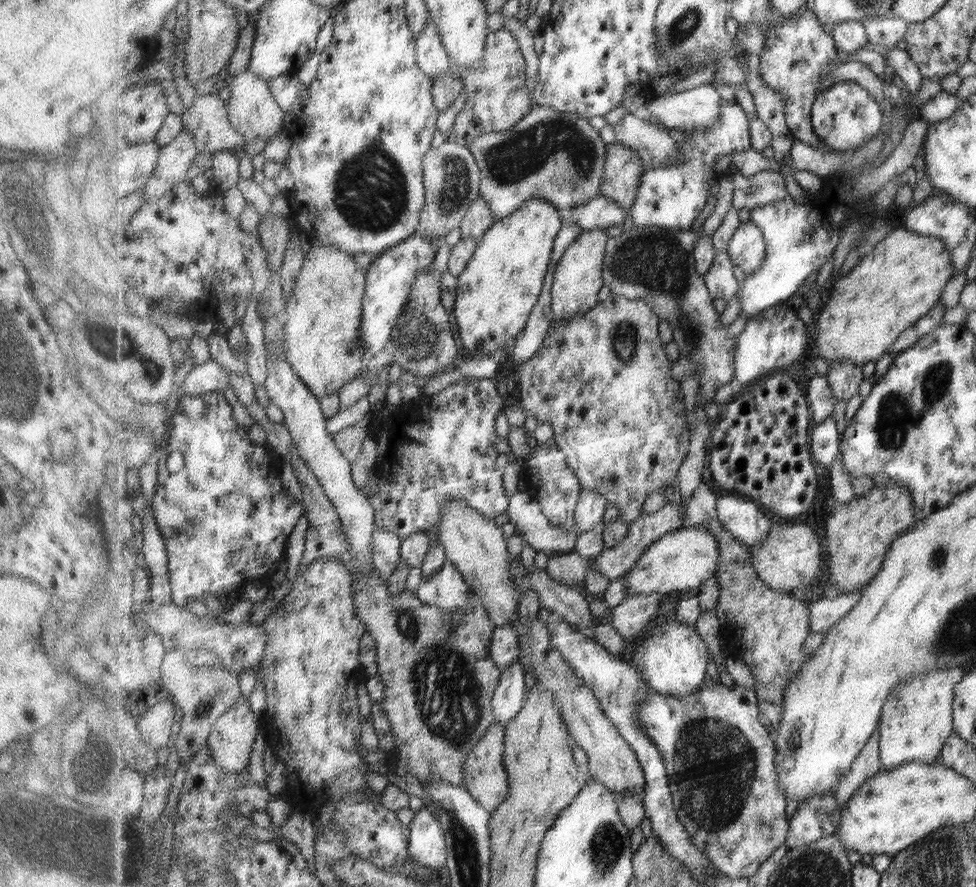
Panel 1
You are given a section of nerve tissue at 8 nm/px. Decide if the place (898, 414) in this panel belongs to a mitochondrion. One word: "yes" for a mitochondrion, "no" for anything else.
yes

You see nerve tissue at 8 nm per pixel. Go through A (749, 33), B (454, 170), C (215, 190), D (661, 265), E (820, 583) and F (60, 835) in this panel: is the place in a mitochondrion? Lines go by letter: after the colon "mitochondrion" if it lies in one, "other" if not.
A: other
B: mitochondrion
C: other
D: mitochondrion
E: other
F: mitochondrion

